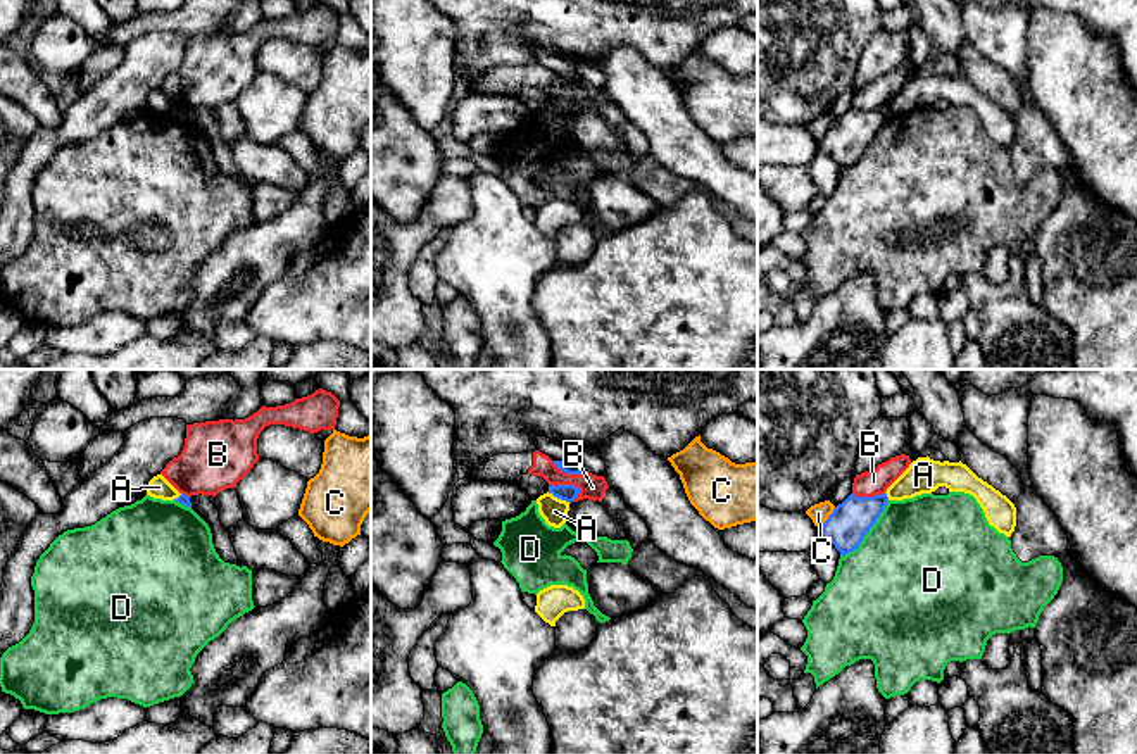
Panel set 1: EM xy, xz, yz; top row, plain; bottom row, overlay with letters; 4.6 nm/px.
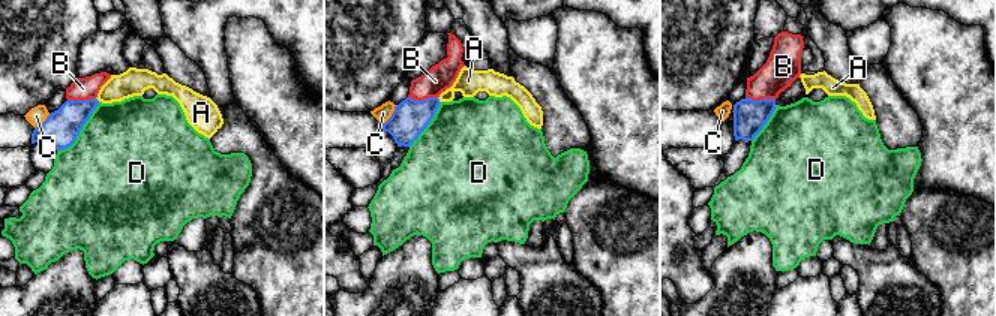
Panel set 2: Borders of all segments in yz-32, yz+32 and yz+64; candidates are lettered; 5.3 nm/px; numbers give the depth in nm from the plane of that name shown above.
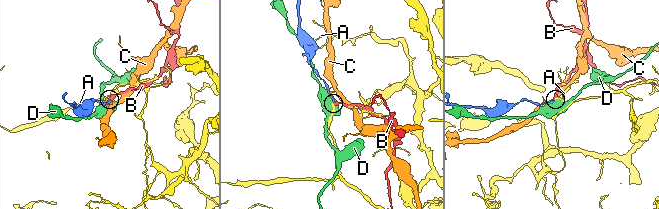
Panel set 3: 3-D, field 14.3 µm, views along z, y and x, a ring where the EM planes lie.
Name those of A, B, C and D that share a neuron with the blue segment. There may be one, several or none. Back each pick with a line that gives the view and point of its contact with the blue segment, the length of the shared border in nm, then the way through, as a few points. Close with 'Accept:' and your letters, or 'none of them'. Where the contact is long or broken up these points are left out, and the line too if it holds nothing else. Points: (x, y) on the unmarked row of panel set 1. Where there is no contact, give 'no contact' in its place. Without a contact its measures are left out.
Accept: none of them

